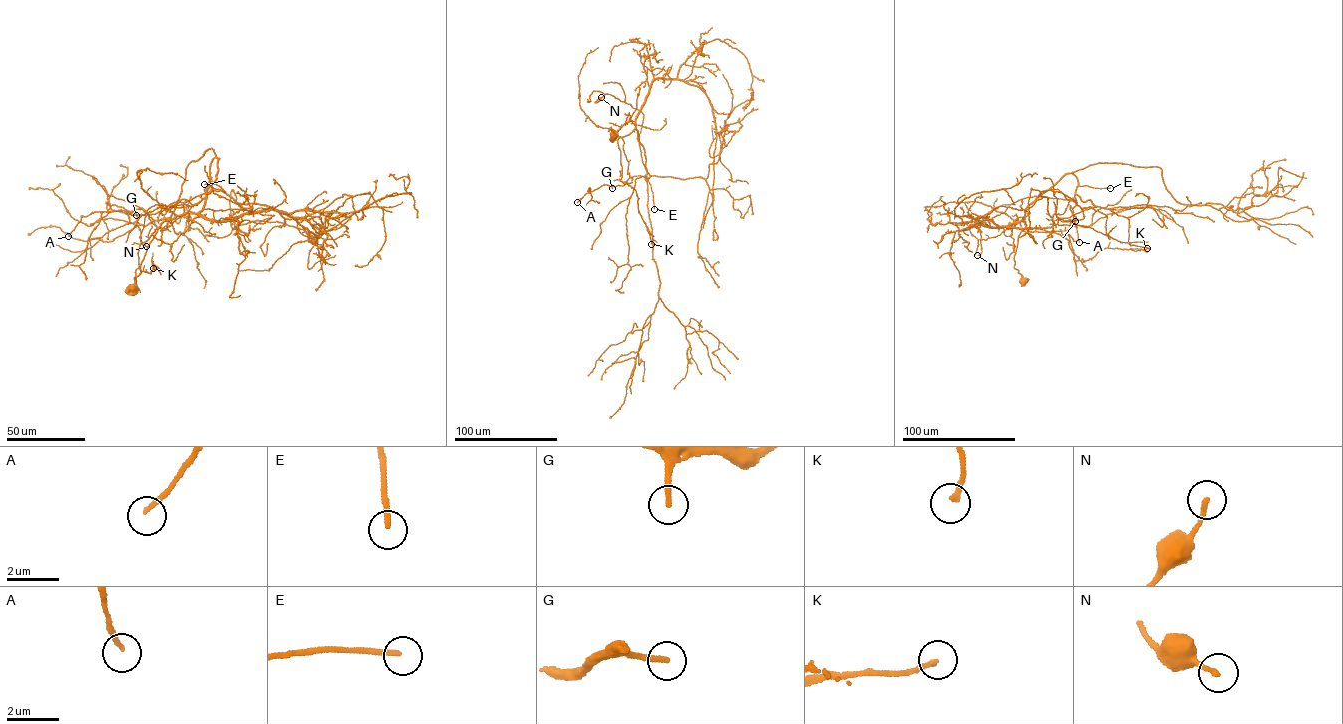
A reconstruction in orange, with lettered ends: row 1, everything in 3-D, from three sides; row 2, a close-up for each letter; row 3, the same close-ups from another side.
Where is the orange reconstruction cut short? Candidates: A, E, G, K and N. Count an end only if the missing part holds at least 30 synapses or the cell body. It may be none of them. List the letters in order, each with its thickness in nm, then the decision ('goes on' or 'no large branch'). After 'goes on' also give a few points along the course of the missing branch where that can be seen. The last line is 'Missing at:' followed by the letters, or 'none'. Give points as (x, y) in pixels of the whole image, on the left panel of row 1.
A: calibre 170 nm; no large branch
E: calibre 200 nm; goes on
G: calibre 220 nm; goes on; course (136, 215), (126, 218), (114, 215), (81, 191), (74, 191), (65, 200)
K: calibre 180 nm; no large branch
N: calibre 170 nm; no large branch
Missing at: E, G

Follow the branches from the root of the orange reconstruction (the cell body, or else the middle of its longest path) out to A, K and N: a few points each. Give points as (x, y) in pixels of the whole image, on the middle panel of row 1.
A: (613, 135), (610, 129), (622, 137), (636, 129), (646, 180), (650, 176), (604, 184), (577, 202)
K: (613, 135), (610, 129), (619, 137), (622, 175), (619, 179), (636, 191), (638, 211), (651, 244)
N: (613, 135), (636, 129), (648, 180), (643, 114), (609, 94), (595, 102), (601, 97)

